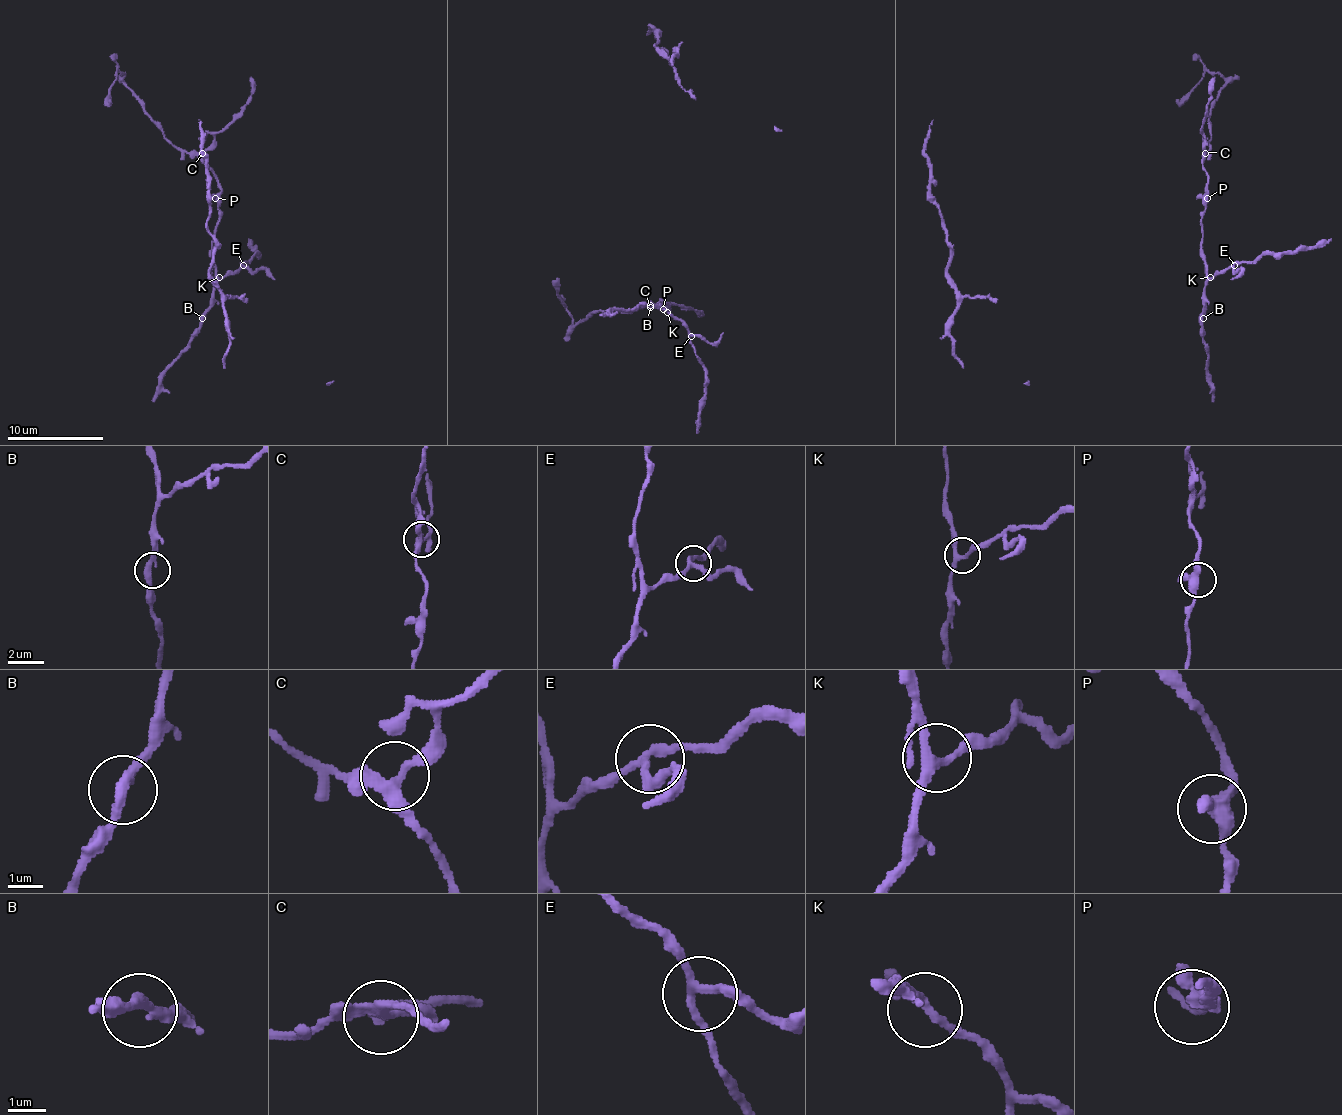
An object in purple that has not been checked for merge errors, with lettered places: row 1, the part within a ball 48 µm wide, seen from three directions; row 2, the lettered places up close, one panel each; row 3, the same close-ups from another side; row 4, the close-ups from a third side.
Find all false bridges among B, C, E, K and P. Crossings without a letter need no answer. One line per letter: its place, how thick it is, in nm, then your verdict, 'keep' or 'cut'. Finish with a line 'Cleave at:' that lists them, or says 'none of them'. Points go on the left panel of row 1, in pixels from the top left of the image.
B: place (202, 318); calibre 300 nm; keep
C: place (202, 153); calibre 240 nm; keep
E: place (243, 265); calibre 220 nm; keep
K: place (219, 277); calibre 240 nm; keep
P: place (215, 198); calibre 440 nm; keep
Cleave at: none of them

